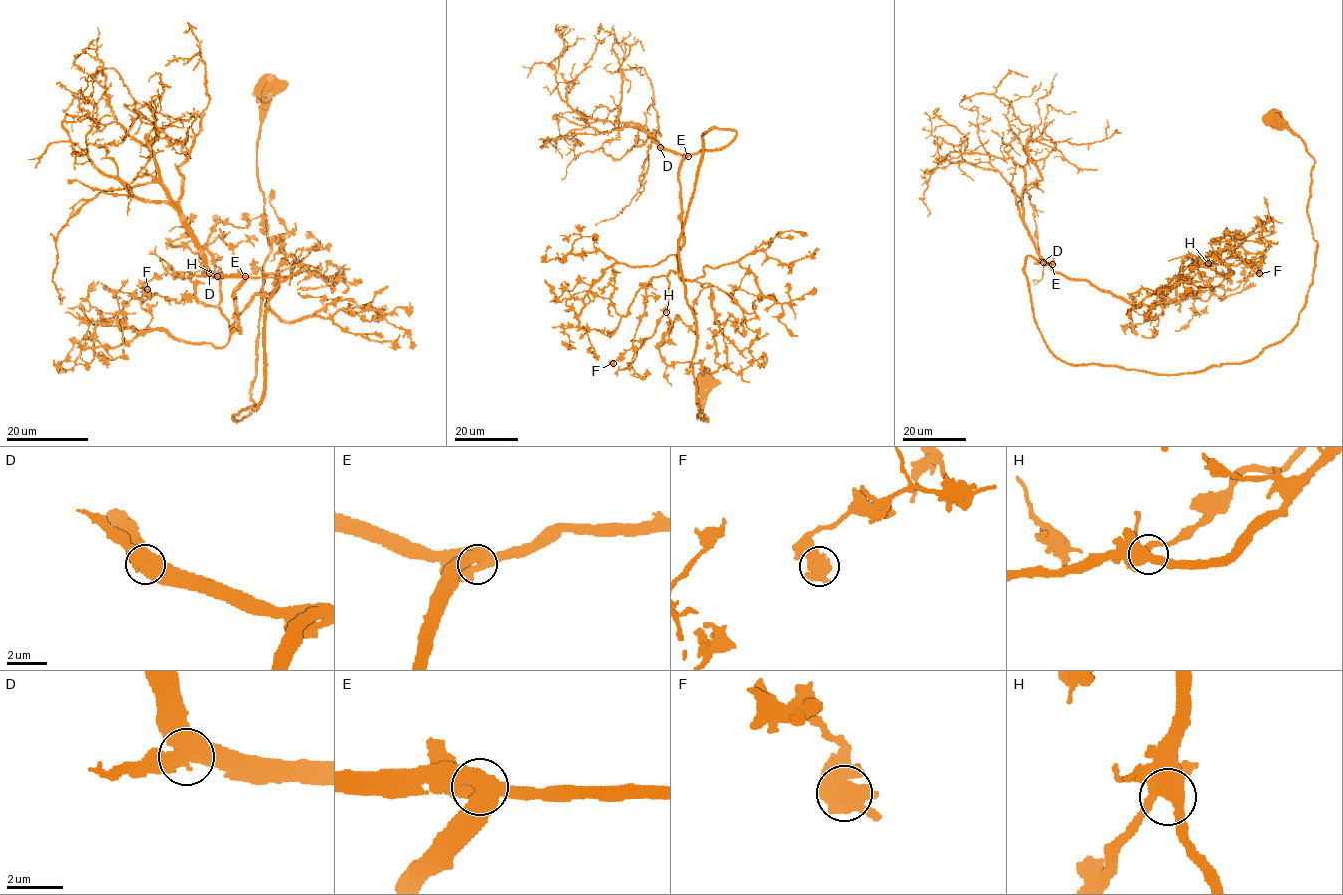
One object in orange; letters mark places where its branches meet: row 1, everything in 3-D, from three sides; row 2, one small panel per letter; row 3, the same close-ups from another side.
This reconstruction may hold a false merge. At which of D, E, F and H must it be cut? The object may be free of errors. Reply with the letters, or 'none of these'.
none of these

